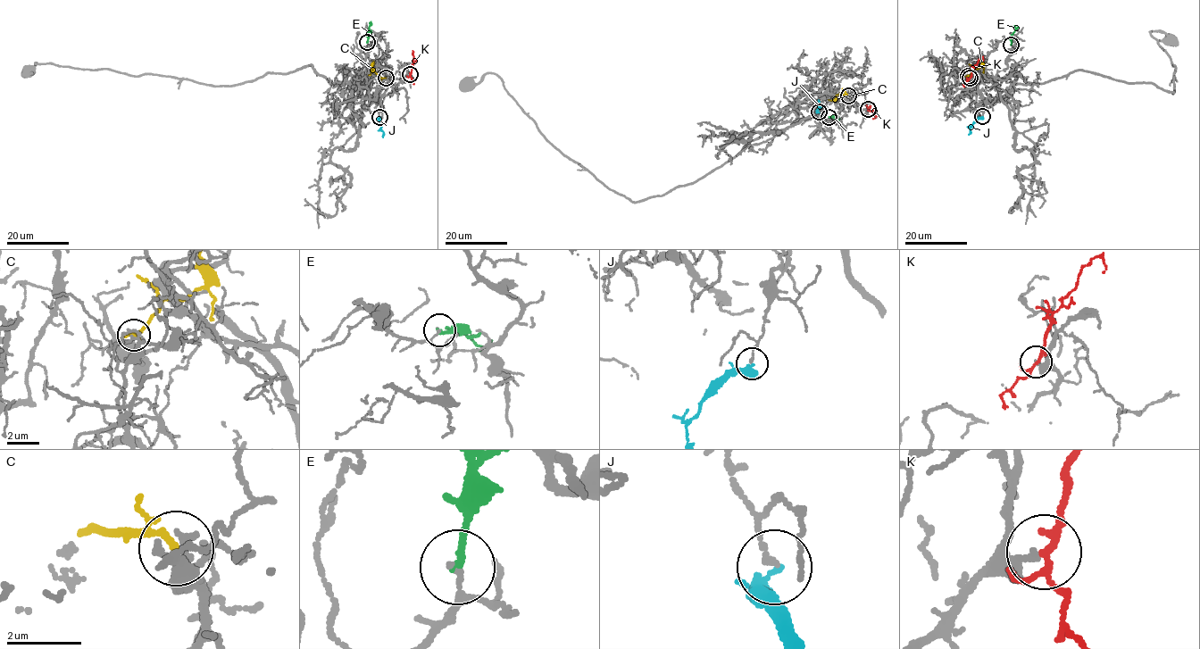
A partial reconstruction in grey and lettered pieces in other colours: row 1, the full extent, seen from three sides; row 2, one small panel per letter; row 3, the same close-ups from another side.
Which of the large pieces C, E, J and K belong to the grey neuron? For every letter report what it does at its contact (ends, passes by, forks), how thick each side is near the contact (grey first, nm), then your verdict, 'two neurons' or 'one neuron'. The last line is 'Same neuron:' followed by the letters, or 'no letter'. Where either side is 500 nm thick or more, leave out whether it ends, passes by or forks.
C: it passes by; calibres 150 and 130 nm; two neurons
E: it ends; calibres 130 and 190 nm; two neurons
J: it ends; calibres 160 and 400 nm; two neurons
K: it forks; calibres 220 and 140 nm; one neuron
Same neuron: K

